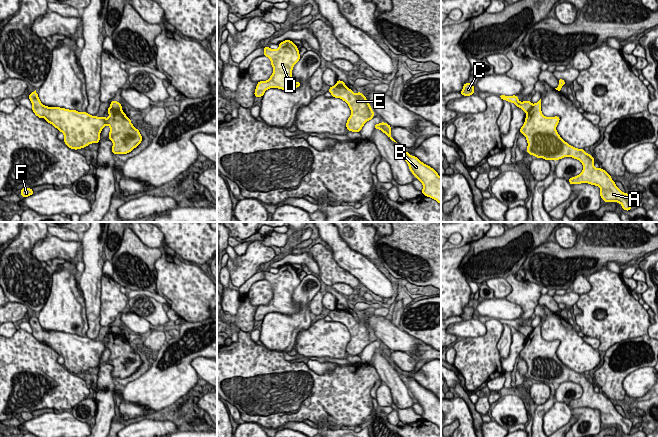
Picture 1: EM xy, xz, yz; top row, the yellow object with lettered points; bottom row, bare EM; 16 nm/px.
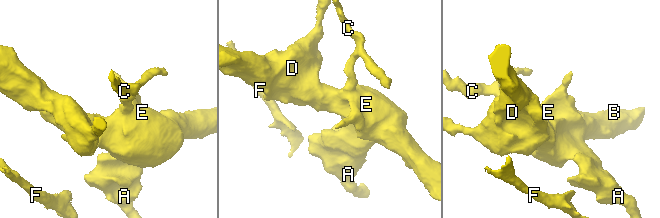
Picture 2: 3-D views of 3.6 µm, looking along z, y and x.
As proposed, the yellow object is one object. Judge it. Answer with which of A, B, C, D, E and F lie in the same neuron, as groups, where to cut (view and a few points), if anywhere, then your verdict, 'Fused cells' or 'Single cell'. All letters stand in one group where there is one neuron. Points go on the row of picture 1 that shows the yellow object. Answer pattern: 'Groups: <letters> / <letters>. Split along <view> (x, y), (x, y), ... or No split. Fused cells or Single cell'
Groups: A B D E / C F. Split along xy (110, 106), (114, 109), (121, 109). Fused cells

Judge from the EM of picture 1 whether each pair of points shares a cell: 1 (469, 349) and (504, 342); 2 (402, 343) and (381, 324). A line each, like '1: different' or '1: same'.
1: different
2: same

